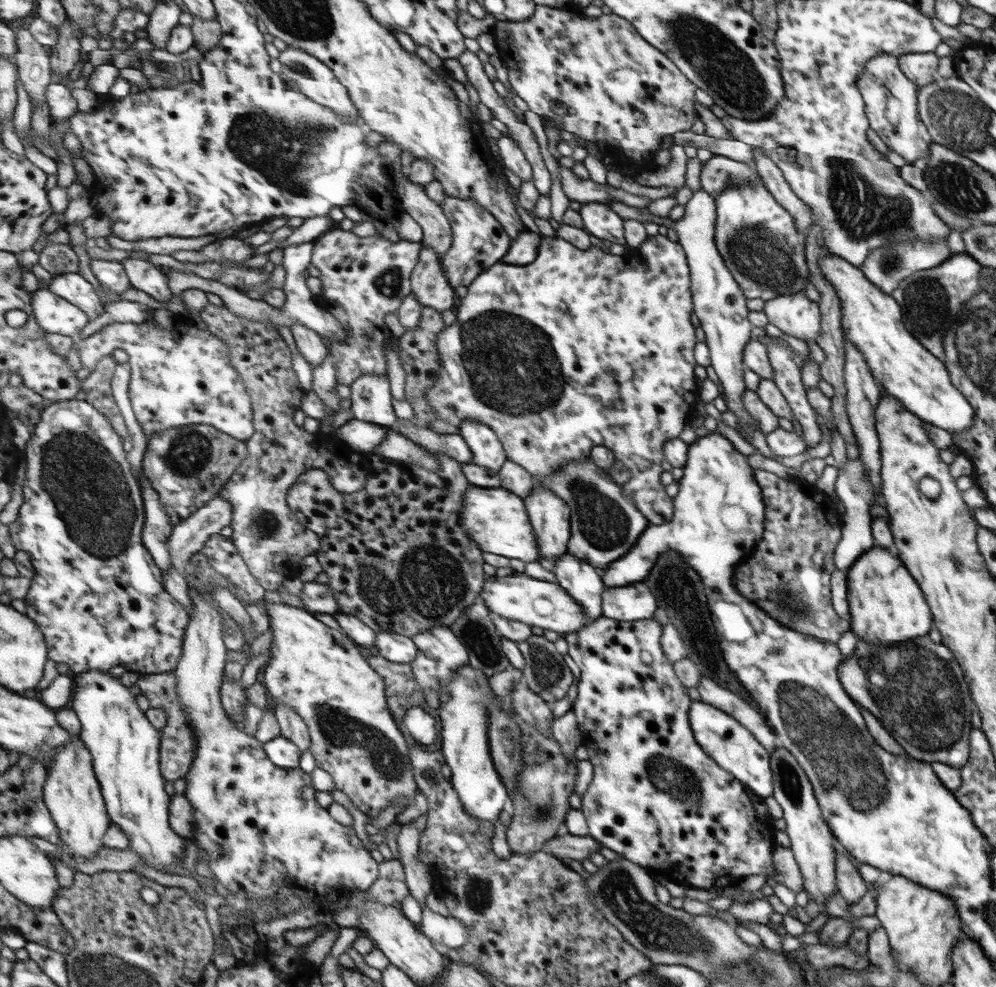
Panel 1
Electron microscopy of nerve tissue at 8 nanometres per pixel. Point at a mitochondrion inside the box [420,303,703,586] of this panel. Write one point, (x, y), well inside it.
(510, 363)

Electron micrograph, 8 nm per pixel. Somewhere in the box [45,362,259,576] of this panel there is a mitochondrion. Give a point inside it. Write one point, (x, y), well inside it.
(189, 454)

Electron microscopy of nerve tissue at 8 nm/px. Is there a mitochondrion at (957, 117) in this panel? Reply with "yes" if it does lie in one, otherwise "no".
yes

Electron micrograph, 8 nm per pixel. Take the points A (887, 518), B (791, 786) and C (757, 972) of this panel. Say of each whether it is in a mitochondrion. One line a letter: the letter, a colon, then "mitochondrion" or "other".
A: other
B: mitochondrion
C: mitochondrion

